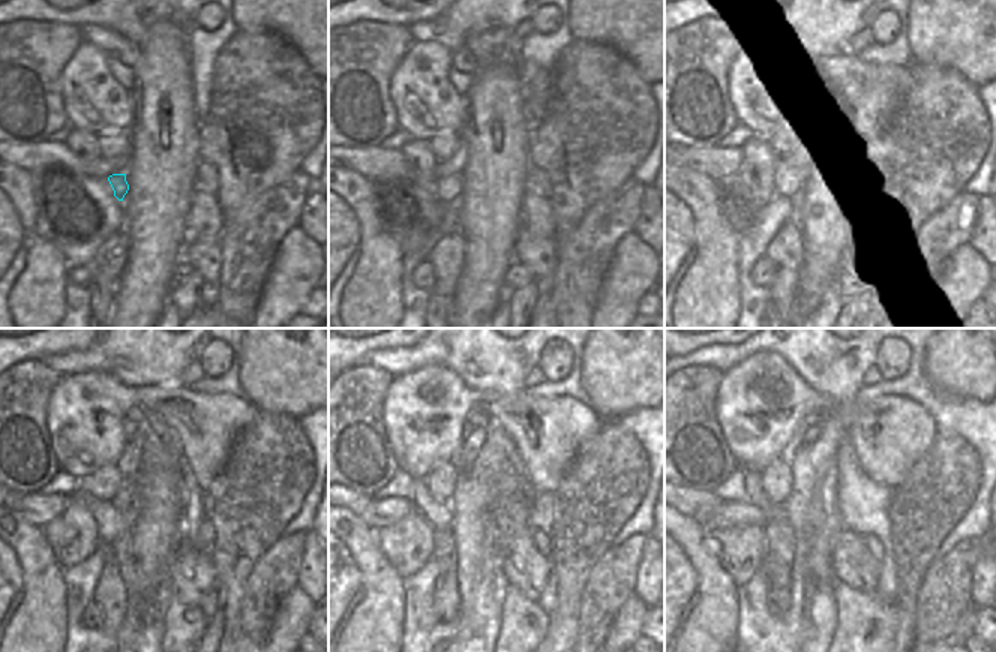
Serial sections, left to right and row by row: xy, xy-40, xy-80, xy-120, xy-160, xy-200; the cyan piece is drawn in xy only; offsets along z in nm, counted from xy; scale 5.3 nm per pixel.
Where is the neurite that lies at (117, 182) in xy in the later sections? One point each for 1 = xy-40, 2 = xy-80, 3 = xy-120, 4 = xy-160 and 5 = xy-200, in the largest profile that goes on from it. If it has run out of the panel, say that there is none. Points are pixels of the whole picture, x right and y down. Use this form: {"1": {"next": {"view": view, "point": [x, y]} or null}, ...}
{"1": {"next": {"view": "xy-40", "point": [449, 189]}}, "2": {"next": {"view": "xy-80", "point": [786, 180]}}, "3": {"next": {"view": "xy-120", "point": [110, 522]}}, "4": {"next": {"view": "xy-160", "point": [440, 516]}}, "5": {"next": {"view": "xy-200", "point": [755, 495]}}}

